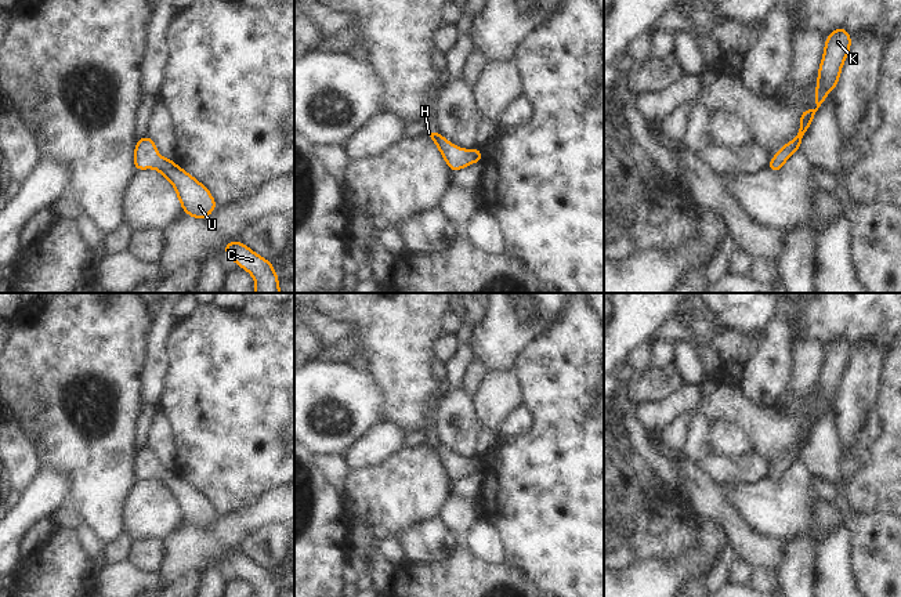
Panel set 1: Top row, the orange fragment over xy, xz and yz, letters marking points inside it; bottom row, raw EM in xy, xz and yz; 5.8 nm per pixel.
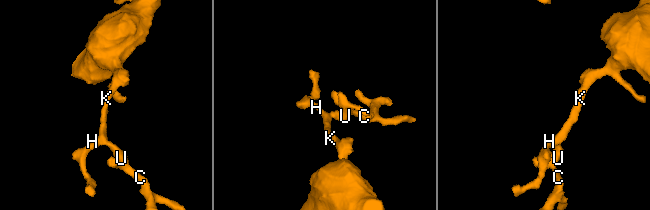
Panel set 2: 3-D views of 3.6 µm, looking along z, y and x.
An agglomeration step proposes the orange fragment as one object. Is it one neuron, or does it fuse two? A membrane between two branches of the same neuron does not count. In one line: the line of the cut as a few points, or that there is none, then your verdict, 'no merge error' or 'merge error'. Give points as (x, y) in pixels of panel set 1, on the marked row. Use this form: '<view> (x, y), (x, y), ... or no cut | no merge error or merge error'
no cut | no merge error

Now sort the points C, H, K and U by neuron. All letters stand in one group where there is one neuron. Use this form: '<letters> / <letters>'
C H K U

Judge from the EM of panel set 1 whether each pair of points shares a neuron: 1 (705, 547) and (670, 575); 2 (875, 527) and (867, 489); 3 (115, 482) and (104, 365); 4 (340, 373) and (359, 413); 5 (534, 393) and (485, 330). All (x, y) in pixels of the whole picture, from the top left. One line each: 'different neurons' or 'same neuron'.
1: same neuron
2: different neurons
3: same neuron
4: same neuron
5: different neurons

